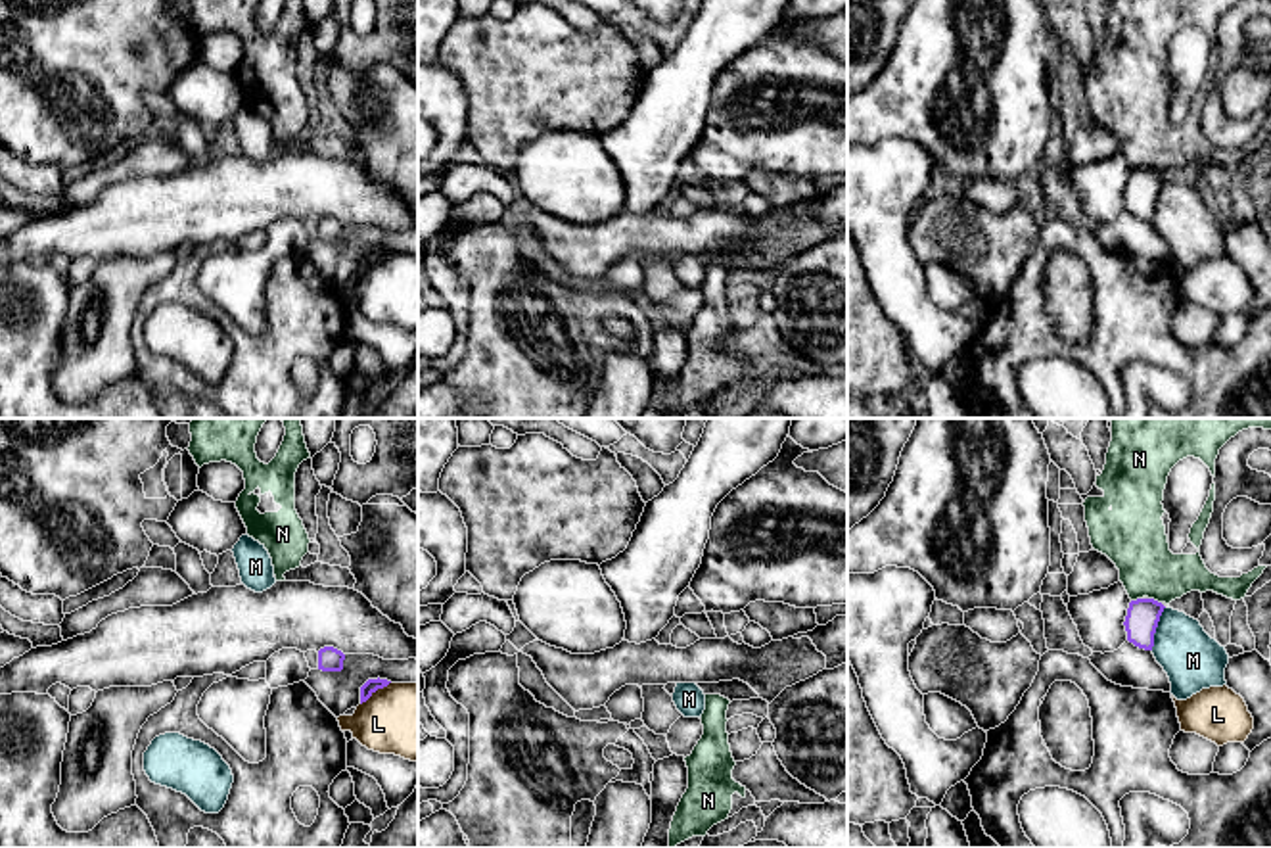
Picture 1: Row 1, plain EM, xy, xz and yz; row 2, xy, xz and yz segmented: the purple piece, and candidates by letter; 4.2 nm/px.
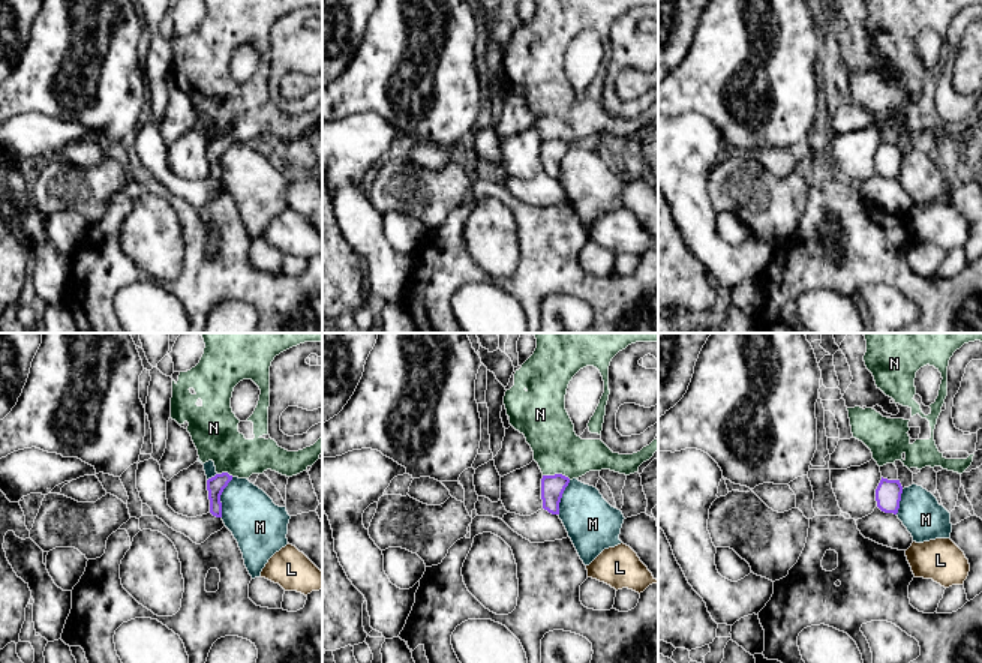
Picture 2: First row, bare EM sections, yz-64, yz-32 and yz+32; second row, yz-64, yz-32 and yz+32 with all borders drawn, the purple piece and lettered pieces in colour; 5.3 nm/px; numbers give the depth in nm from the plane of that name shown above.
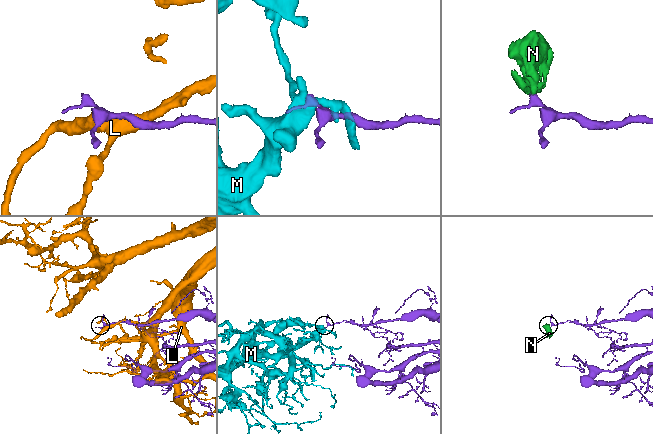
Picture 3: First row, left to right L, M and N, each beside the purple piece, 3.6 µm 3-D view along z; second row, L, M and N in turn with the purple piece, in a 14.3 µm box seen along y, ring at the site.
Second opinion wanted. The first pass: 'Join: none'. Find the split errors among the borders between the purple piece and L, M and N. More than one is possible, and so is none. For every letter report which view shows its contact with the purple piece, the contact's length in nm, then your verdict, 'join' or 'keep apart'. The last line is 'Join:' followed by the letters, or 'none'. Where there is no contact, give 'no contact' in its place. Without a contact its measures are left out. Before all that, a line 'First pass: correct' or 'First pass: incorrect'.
First pass: correct
L: contact in xy; length 160 nm; keep apart
M: contact in yz; length 190 nm; keep apart
N: contact in yz; length 60 nm; keep apart
Join: none

